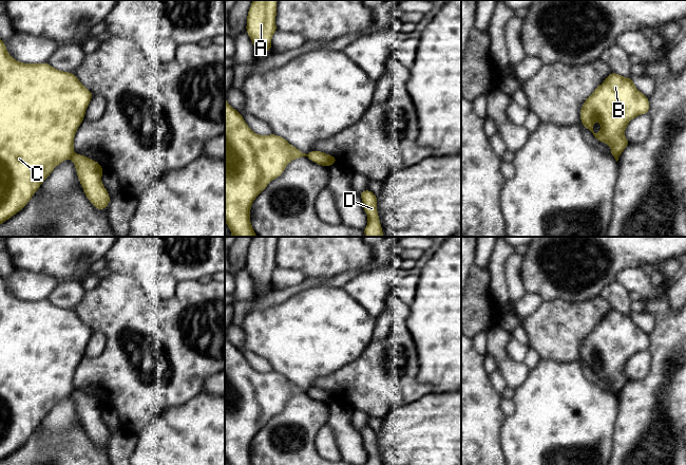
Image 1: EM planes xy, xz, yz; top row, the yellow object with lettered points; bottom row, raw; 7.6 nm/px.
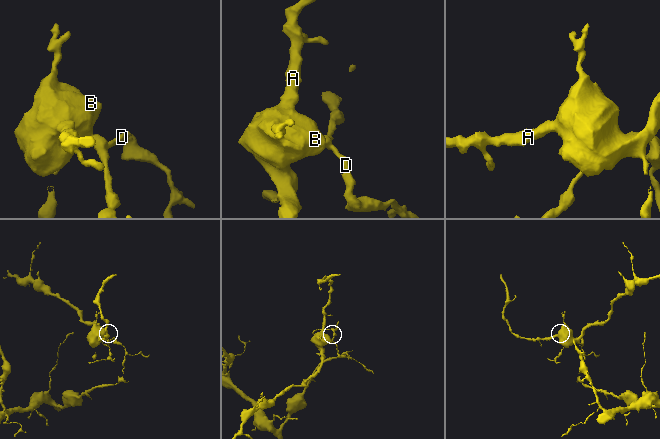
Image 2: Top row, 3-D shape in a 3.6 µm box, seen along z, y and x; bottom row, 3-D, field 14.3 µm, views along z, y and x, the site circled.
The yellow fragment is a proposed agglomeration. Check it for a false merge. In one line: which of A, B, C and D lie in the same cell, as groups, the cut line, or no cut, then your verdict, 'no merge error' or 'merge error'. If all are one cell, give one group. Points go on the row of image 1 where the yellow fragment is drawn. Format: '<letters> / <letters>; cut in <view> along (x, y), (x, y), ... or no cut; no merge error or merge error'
A B C / D; cut in xy along (74, 153), (70, 157); merge error

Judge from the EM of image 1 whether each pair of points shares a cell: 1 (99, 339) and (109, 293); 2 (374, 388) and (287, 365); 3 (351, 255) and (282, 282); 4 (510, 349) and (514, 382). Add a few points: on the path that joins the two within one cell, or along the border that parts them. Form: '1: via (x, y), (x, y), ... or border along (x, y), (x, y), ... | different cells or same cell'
1: border along (93, 330), (106, 338), (103, 350), (94, 357) | different cells
2: border along (348, 364), (329, 374), (319, 376), (312, 385) | different cells
3: border along (280, 266), (300, 270), (307, 276) | different cells
4: border along (511, 333), (503, 351), (511, 358), (522, 361) | different cells

